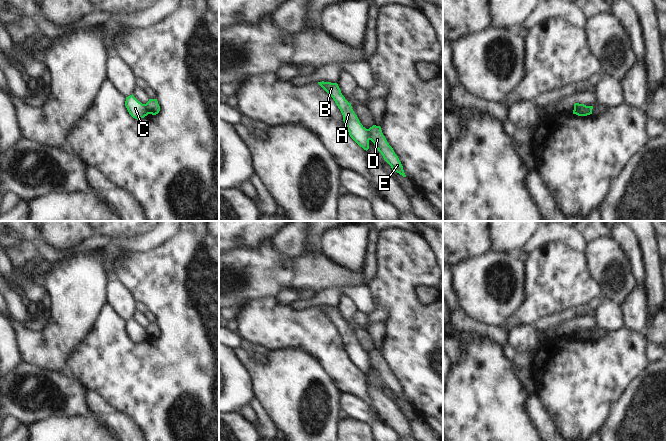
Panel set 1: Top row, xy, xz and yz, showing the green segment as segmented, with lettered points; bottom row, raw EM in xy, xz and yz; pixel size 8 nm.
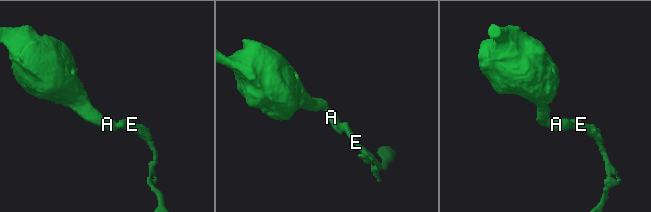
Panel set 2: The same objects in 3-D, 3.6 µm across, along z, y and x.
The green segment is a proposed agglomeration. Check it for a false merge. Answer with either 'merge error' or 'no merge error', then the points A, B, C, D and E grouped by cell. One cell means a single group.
merge error | A B C / D E

